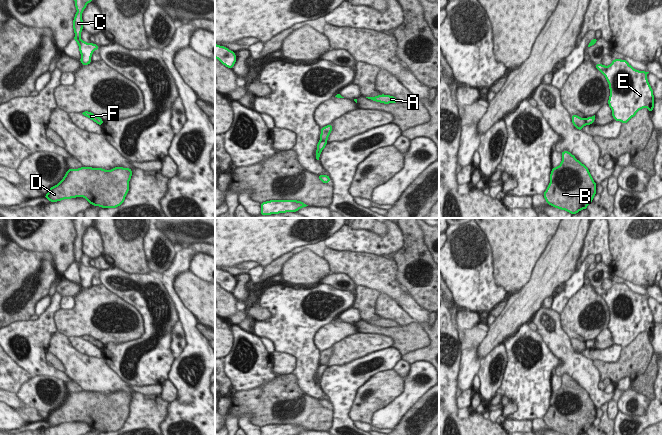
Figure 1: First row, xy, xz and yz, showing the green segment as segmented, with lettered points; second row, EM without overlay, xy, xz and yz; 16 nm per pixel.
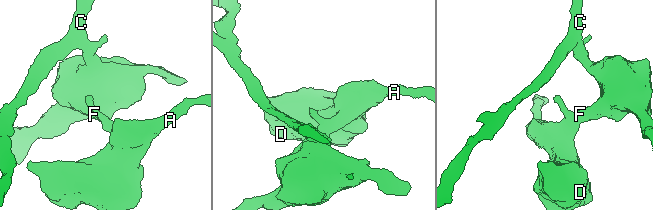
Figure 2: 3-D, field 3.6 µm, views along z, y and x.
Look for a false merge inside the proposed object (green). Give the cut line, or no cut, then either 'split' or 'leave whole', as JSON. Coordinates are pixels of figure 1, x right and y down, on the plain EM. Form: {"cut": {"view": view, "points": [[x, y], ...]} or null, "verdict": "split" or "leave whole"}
{"cut": {"view": "xz", "points": [[320, 364], [326, 366]]}, "verdict": "split"}

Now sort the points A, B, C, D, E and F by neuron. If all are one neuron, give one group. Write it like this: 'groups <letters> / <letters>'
groups A B D / C E F

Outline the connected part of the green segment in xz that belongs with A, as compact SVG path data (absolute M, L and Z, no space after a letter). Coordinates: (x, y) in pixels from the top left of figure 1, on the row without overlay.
M381 318L381 319L375 320L375 321L370 320L370 321L366 321L366 322L376 325L376 326L384 327L384 328L399 326L399 324L397 322L390 320L390 319L384 319L384 318Z

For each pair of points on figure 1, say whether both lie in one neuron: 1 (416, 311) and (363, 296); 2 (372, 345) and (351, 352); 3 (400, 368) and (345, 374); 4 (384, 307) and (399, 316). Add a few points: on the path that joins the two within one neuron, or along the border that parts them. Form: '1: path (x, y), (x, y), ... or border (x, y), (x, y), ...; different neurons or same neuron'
1: border (357, 285), (365, 285), (374, 288), (378, 292); different neurons
2: path (367, 345), (358, 345), (356, 347); same neuron
3: border (401, 357), (392, 369); different neurons
4: path (388, 308), (395, 312); same neuron

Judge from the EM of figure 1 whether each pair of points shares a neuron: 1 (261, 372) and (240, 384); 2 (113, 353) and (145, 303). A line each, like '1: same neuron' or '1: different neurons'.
1: same neuron
2: same neuron

